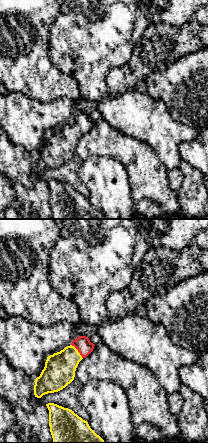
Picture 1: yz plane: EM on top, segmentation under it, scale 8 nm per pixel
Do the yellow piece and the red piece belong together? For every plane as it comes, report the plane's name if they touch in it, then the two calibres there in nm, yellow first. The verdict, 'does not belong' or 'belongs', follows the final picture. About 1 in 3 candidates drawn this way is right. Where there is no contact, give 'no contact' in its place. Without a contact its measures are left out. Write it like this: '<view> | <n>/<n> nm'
yz | 260/120 nm

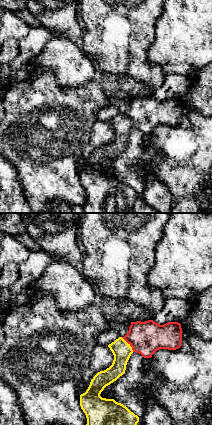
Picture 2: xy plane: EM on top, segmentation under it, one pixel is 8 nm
xy | 150/260 nm

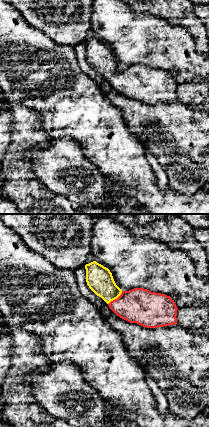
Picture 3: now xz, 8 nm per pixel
xz | 200/280 nm

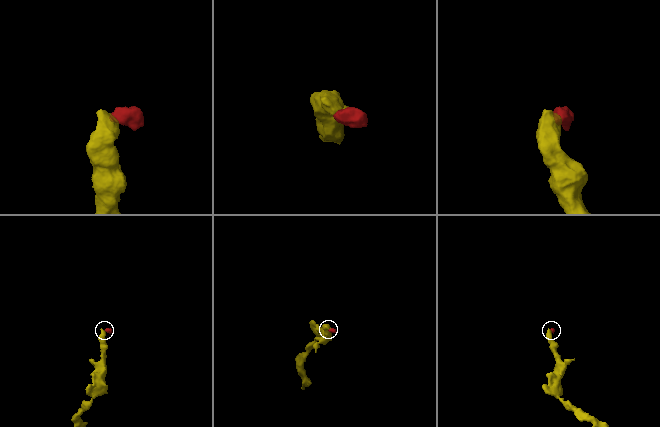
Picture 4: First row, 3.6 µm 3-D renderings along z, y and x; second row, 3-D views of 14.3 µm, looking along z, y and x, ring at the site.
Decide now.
belongs

